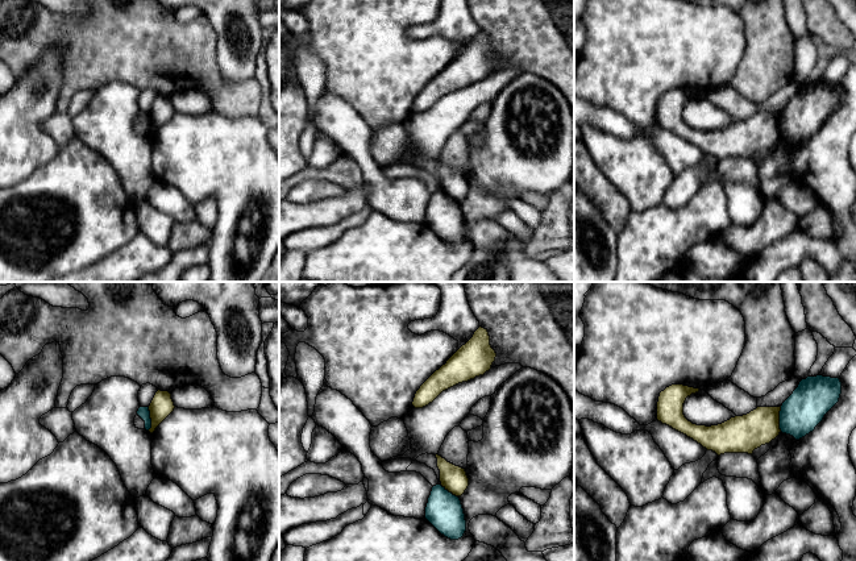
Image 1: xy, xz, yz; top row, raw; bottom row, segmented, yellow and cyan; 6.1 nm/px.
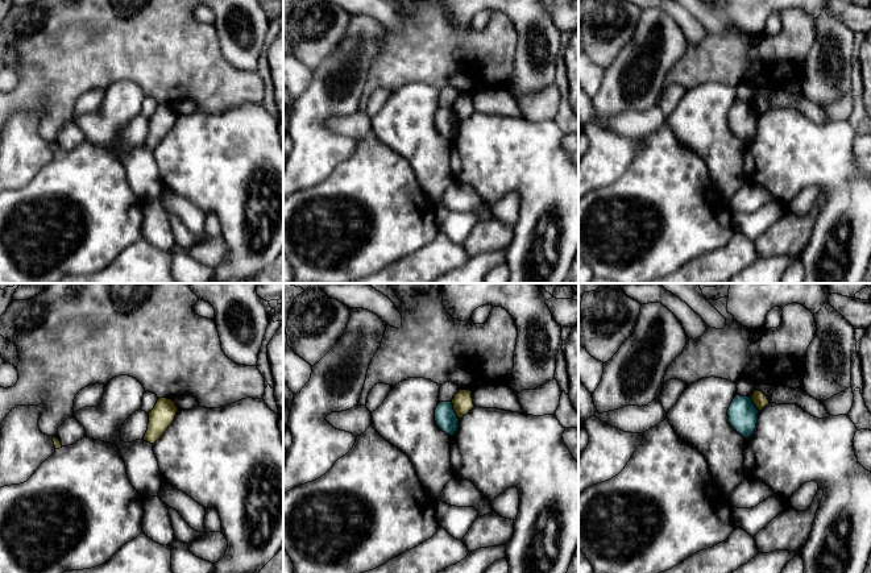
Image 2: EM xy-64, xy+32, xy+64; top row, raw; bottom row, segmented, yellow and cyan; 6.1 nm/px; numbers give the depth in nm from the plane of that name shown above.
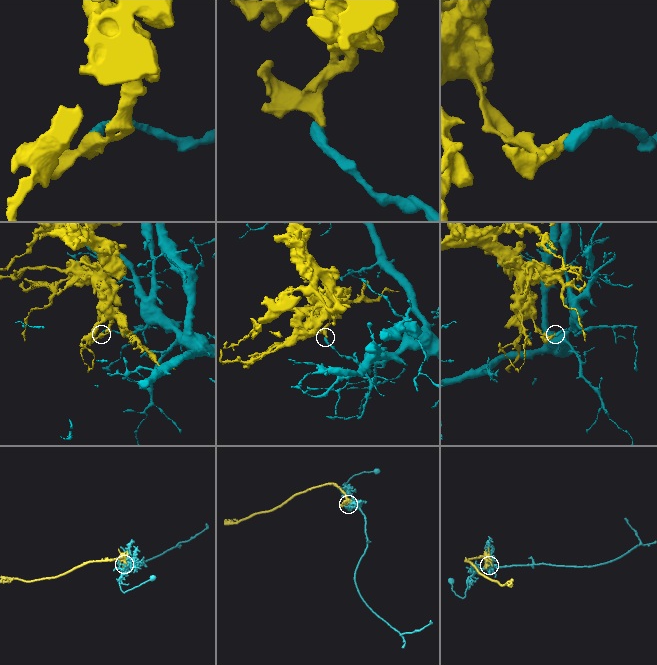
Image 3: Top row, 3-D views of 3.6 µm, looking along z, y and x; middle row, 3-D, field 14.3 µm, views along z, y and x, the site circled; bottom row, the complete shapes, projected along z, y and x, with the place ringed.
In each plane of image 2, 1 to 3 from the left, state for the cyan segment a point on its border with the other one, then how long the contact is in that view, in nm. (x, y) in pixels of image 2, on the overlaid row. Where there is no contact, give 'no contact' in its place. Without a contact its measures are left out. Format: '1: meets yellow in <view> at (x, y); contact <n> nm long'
1: no contact
2: meets yellow in xy+32 at (455, 411); contact 120 nm long
3: meets yellow in xy+64 at (754, 403); contact 110 nm long

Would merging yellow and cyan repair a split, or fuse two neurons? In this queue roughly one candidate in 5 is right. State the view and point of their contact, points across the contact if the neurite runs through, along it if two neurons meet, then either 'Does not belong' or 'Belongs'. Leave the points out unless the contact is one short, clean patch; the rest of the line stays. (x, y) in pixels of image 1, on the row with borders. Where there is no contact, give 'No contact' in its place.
Touches yellow at yz (778, 419). Boundary: yz (781, 406), (780, 431). Does not belong

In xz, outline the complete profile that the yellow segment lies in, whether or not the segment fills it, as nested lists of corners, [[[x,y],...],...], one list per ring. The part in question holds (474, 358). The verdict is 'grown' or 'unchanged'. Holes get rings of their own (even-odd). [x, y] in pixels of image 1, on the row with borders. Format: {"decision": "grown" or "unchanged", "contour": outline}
{"decision": "unchanged", "contour": [[[479,327],[473,337],[420,386],[412,406],[423,408],[442,391],[483,375],[491,369],[495,357],[496,353],[490,345],[487,329]]]}

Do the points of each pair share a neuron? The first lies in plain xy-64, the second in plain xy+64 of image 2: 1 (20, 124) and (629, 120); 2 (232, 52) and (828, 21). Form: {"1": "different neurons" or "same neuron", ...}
{"1": "different neurons", "2": "same neuron"}

